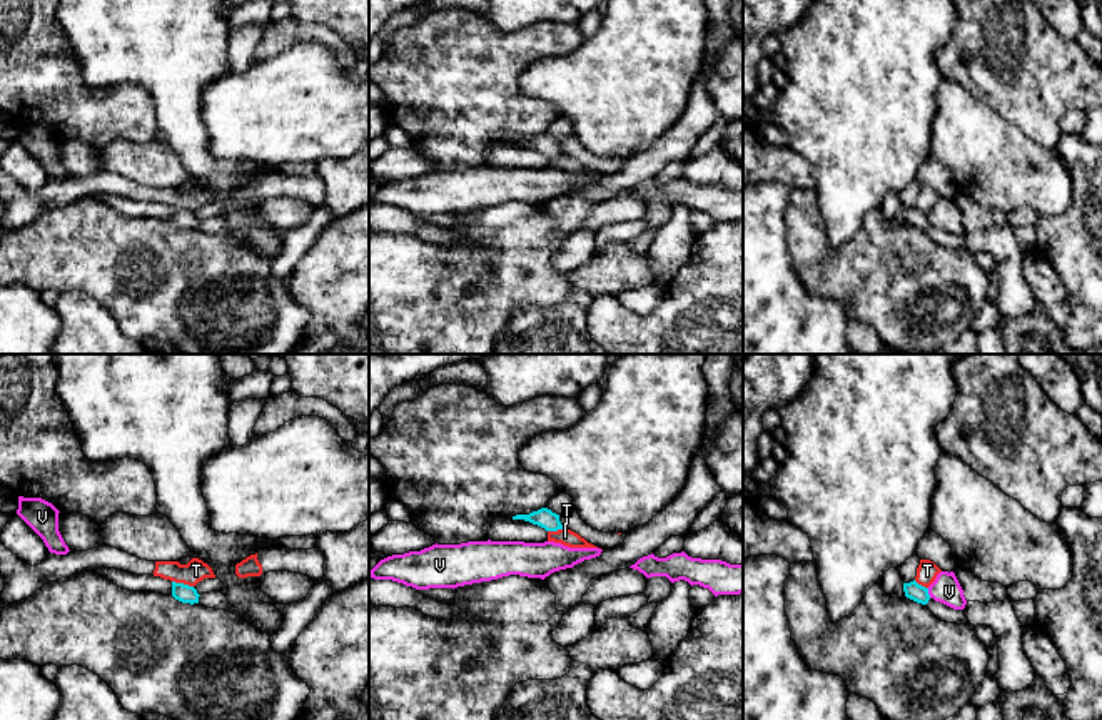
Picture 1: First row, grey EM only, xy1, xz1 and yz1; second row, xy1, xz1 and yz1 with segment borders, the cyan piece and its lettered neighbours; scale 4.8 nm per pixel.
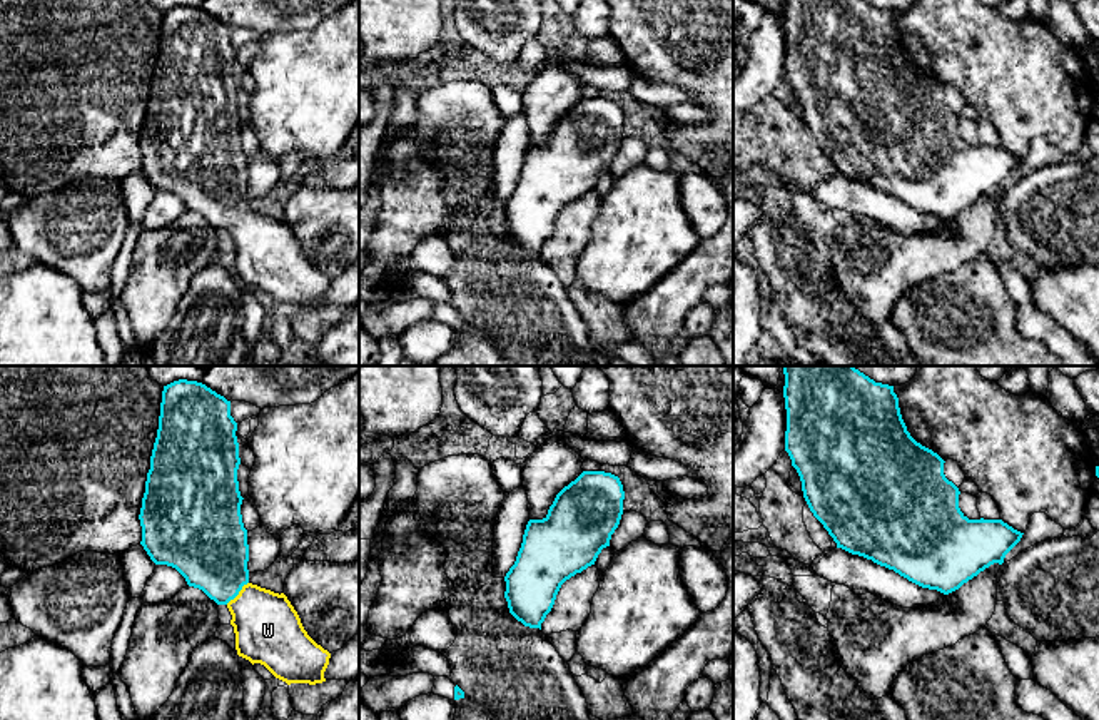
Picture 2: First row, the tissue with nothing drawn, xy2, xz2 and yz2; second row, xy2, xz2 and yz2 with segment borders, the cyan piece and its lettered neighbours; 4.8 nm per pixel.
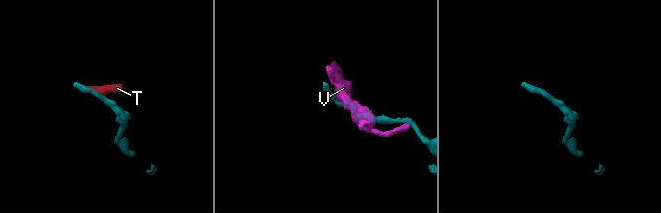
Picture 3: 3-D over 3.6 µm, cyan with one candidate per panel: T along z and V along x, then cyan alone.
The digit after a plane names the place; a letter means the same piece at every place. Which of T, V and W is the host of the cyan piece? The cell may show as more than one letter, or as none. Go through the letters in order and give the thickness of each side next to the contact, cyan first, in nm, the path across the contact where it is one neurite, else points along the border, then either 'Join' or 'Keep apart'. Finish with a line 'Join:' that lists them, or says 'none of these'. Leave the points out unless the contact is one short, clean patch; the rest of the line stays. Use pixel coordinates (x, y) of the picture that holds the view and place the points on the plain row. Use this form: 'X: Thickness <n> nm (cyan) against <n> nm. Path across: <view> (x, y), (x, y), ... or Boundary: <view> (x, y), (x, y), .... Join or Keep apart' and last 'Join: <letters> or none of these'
T: Thickness 90 nm (cyan) against 110 nm. Boundary: xy1 (172, 206), (192, 212). Keep apart
V: Thickness 90 nm (cyan) against 140 nm. Boundary: yz1 (927, 214), (930, 223). Keep apart
W: Thickness 360 nm (cyan) against 320 nm. Path across: xy2 (209, 176), (238, 219), (259, 241), (268, 256). Join
Join: W

